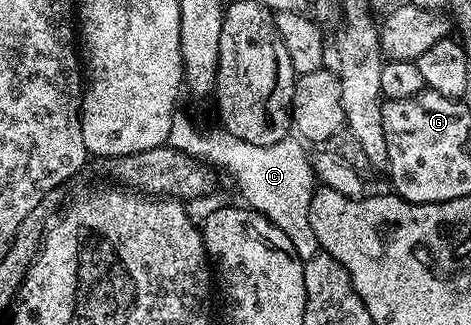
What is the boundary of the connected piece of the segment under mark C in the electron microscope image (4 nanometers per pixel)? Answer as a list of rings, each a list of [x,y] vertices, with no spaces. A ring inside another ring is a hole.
[[[178,110],[175,111],[172,126],[169,127],[167,145],[215,169],[226,168],[244,196],[243,201],[285,232],[299,260],[305,262],[319,255],[321,248],[318,232],[312,229],[310,220],[311,202],[318,182],[313,163],[308,152],[306,156],[301,139],[287,136],[271,146],[257,146],[236,138],[221,126],[203,131],[188,115]]]

